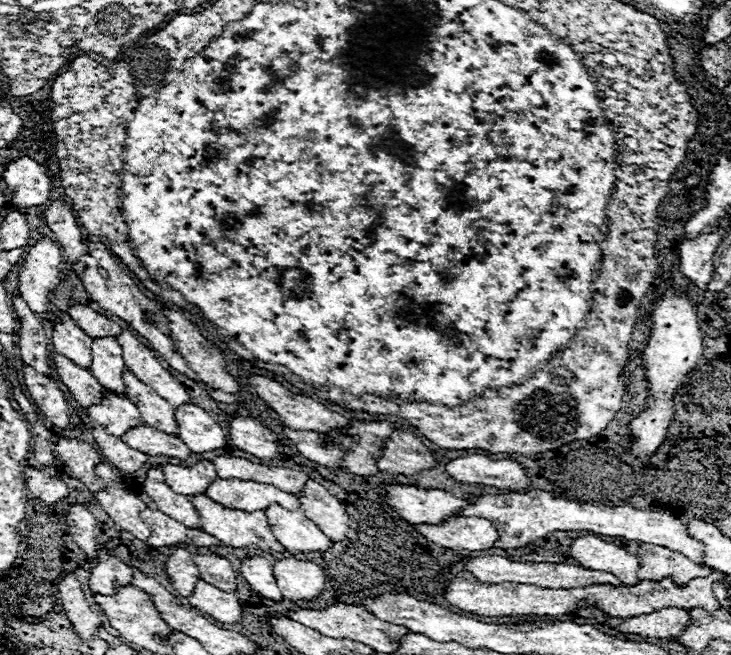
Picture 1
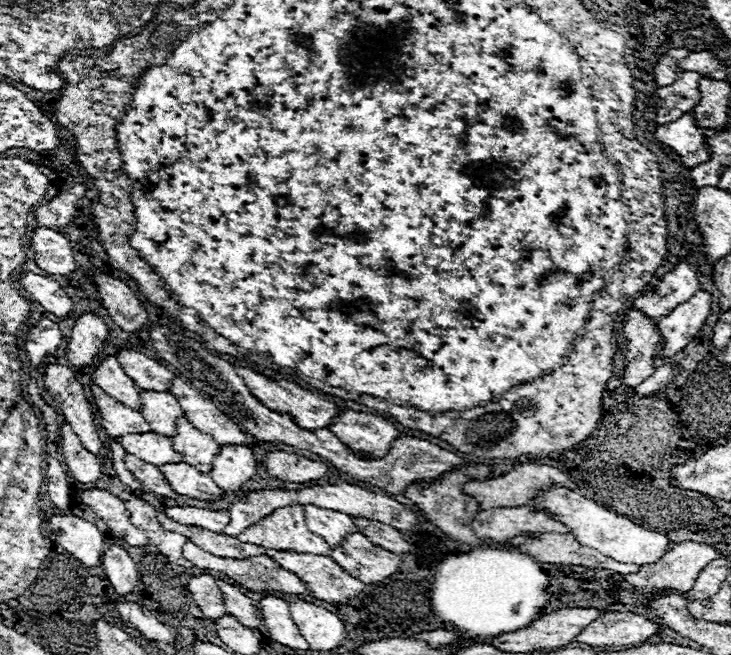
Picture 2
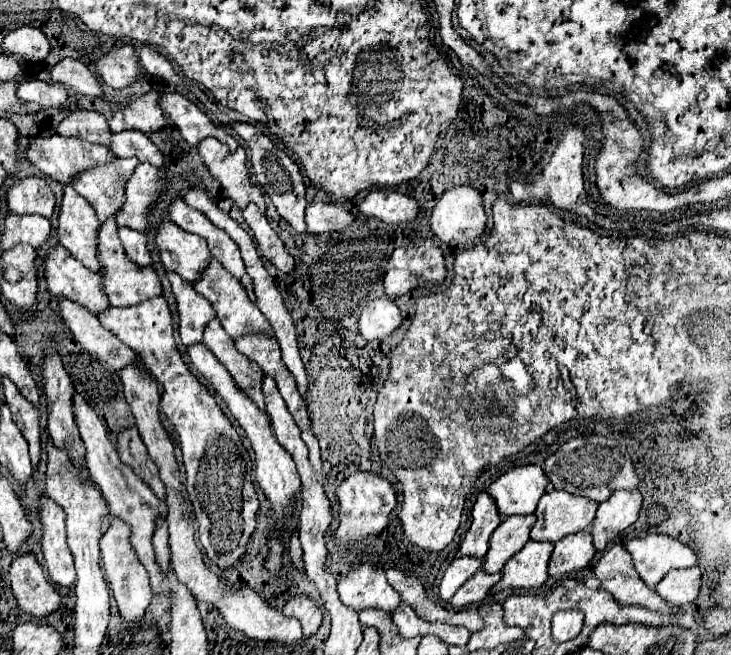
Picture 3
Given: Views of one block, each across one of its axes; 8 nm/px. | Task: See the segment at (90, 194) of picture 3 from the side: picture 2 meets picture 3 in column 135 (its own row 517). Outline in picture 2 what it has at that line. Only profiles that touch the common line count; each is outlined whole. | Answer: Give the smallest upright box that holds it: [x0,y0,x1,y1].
[158,508,264,558]

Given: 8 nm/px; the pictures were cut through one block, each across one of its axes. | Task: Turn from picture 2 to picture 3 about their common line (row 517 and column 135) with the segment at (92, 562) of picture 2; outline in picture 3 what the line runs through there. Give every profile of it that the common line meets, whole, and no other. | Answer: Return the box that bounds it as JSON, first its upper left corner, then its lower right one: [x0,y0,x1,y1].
[96,44,140,88]

